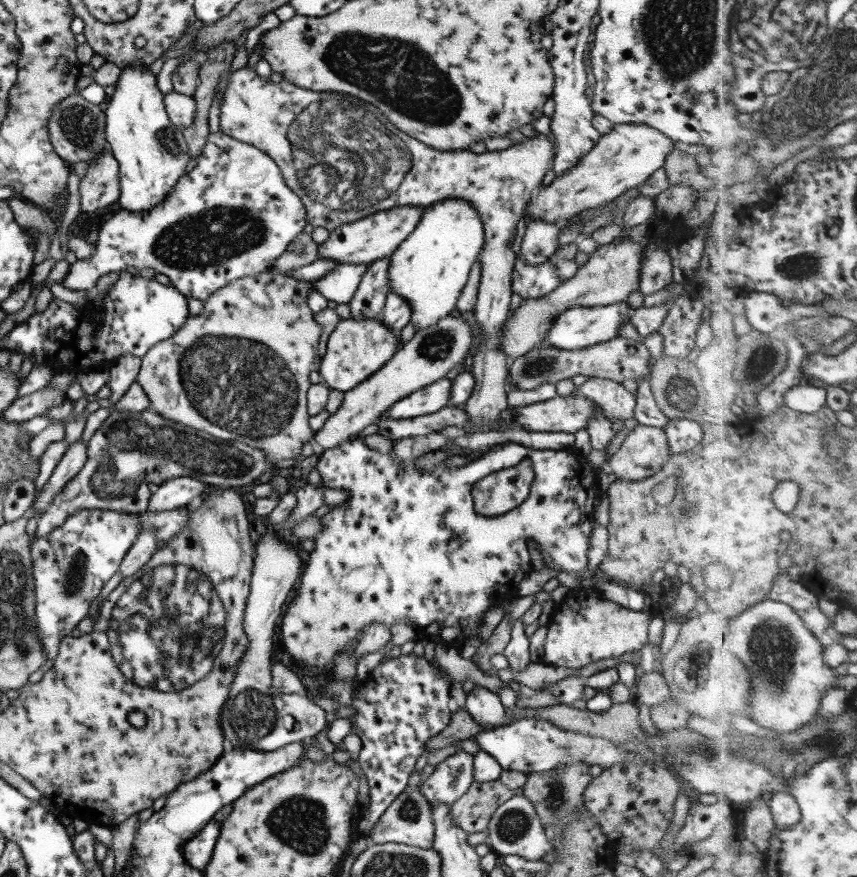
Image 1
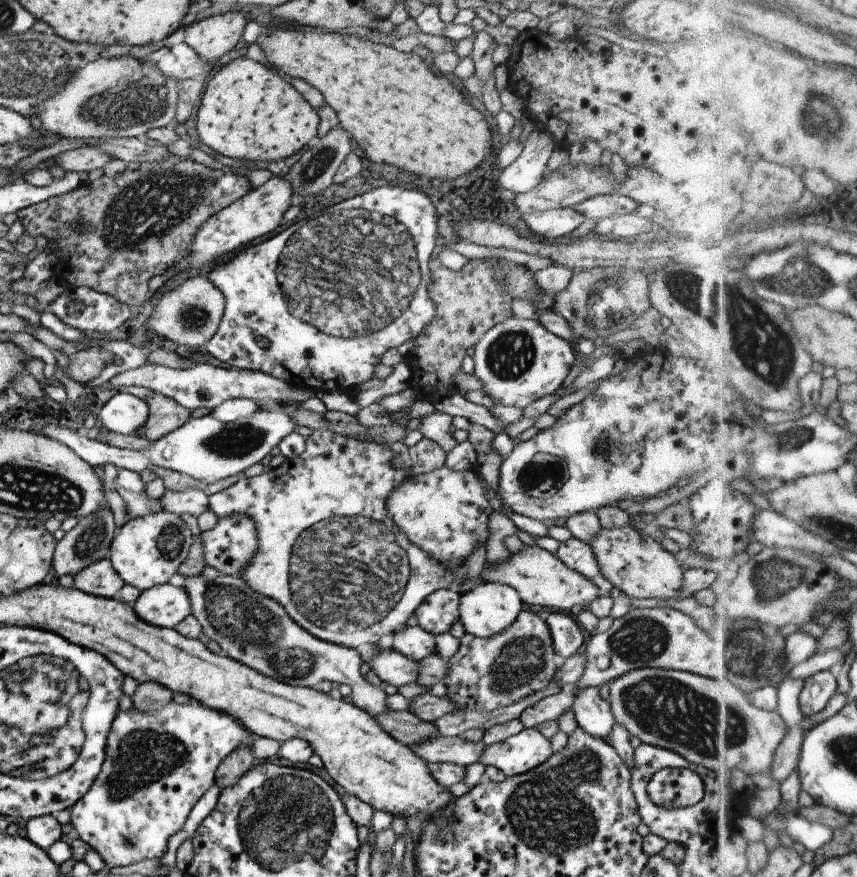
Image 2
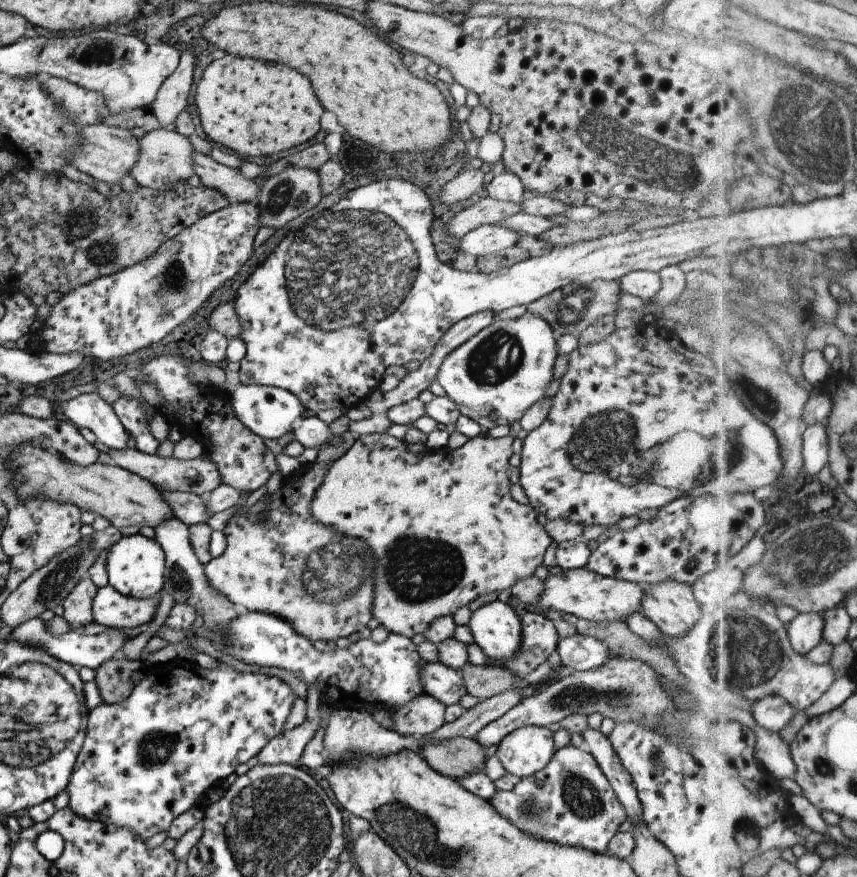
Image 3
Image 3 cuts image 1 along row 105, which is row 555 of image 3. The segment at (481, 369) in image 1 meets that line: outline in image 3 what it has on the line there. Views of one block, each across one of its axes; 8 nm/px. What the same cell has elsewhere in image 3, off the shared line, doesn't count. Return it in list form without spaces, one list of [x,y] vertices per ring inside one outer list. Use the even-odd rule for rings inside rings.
[[[311,462],[299,465],[290,475],[282,477],[274,494],[263,494],[261,498],[241,514],[233,514],[224,526],[225,549],[219,556],[203,565],[203,574],[213,590],[223,594],[238,609],[249,612],[265,612],[283,618],[291,628],[307,638],[309,642],[324,642],[349,637],[359,632],[371,619],[373,604],[373,558],[367,542],[349,538],[333,528],[319,524],[309,510],[311,498],[319,488],[327,463]]]

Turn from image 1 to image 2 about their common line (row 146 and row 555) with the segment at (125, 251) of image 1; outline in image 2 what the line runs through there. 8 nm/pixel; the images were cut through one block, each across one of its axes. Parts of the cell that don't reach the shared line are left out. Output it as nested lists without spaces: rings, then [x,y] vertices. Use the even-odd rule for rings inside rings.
[[[239,513],[217,519],[213,528],[200,532],[199,538],[204,566],[212,566],[216,571],[232,577],[237,577],[248,566],[260,547],[253,521]]]

